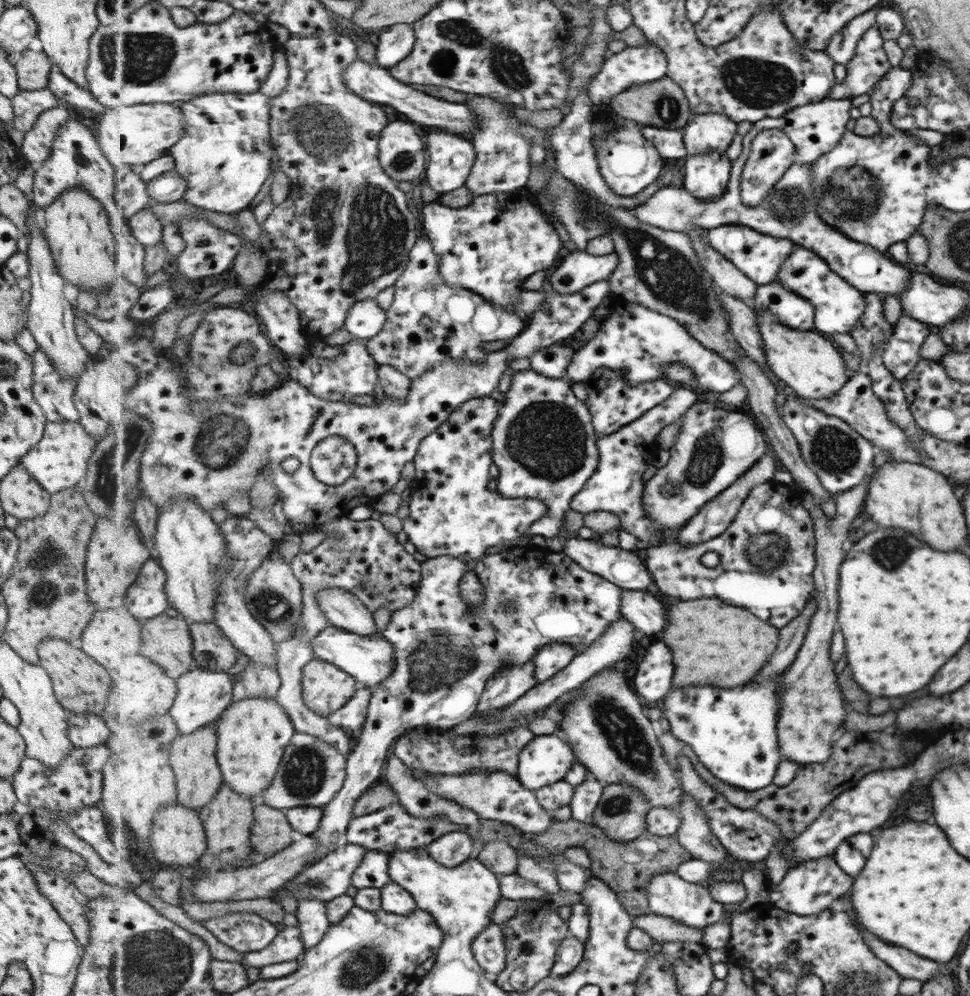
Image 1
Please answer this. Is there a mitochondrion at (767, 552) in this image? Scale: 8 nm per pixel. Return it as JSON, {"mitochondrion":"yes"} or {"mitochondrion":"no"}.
{"mitochondrion":"yes"}

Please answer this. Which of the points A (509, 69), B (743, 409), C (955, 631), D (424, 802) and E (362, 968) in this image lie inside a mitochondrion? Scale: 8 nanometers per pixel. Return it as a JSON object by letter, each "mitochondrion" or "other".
{"A":"mitochondrion","B":"other","C":"other","D":"other","E":"mitochondrion"}

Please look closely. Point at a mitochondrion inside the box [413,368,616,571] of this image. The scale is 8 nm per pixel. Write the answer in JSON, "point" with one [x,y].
{"point":[548,439]}

